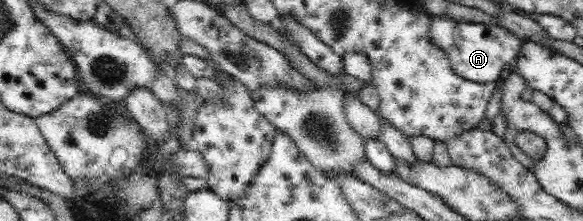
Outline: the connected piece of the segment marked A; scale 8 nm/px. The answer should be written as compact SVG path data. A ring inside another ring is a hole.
M430 16L429 37L431 41L438 45L449 58L452 70L459 76L469 81L477 81L479 83L495 82L501 77L501 71L507 63L511 63L515 57L518 57L522 48L523 39L517 37L510 29L500 26L498 23L477 23L457 21L445 16Z

